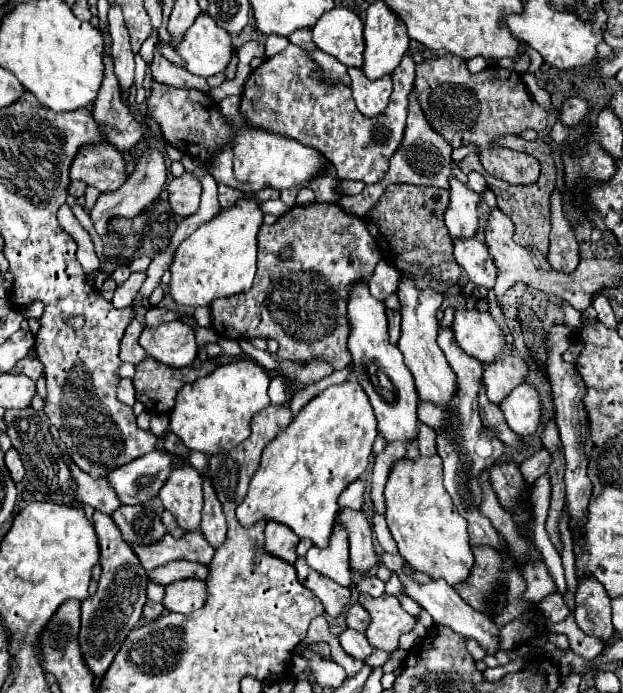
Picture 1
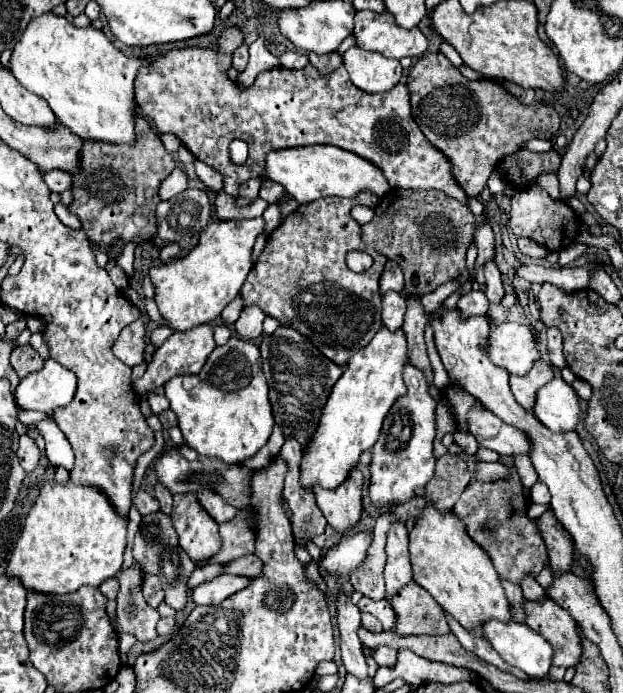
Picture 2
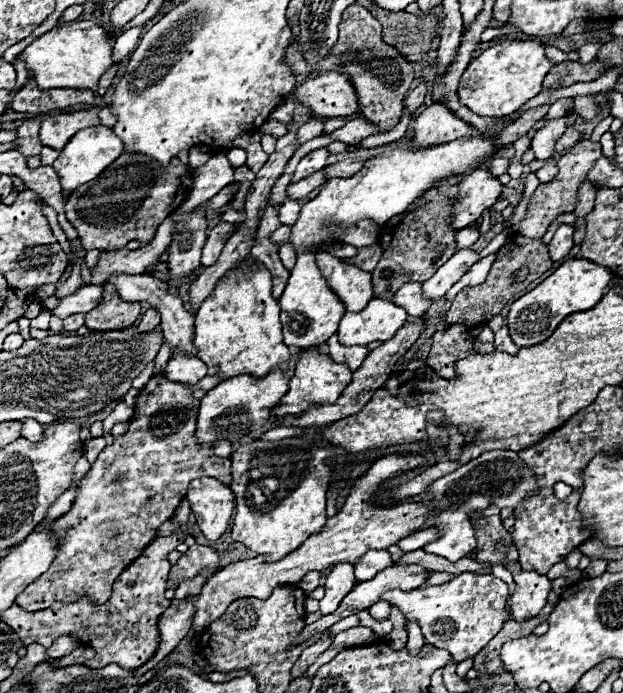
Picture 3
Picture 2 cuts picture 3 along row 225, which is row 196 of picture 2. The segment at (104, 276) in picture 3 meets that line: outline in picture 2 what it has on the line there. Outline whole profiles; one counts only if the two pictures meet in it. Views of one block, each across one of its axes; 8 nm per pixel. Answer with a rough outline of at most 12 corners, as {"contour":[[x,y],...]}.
{"contour":[[182,168],[160,184],[160,198],[172,196],[188,188],[188,176]]}

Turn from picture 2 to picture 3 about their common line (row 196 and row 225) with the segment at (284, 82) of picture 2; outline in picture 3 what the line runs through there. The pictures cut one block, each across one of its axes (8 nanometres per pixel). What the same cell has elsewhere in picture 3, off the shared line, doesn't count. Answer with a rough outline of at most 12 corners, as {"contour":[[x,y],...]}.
{"contour":[[488,168],[460,184],[454,228],[466,228],[496,204],[502,184]]}

